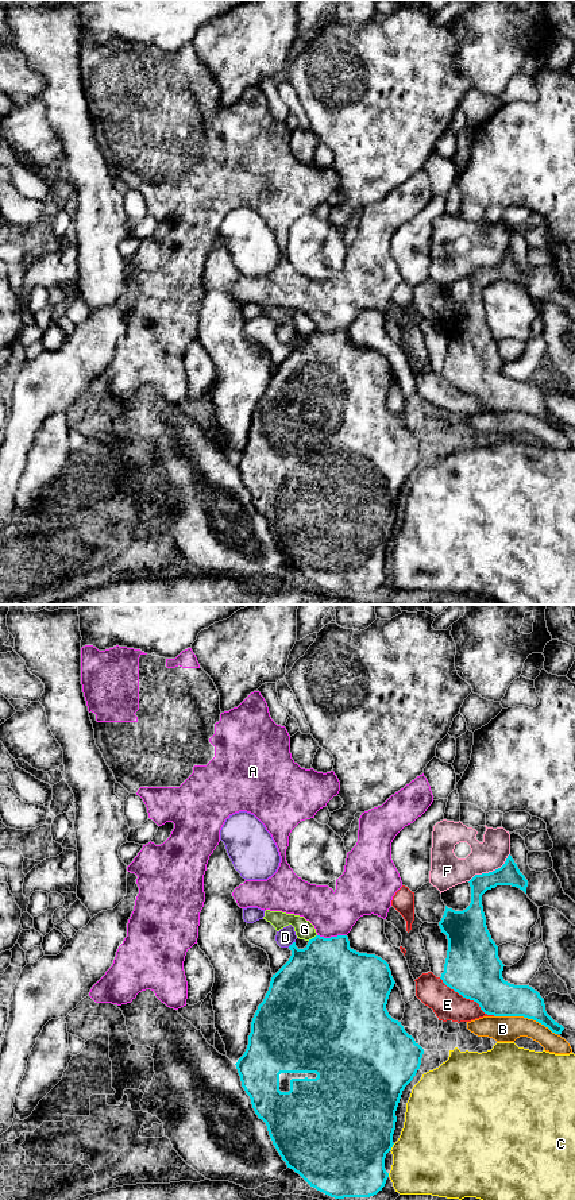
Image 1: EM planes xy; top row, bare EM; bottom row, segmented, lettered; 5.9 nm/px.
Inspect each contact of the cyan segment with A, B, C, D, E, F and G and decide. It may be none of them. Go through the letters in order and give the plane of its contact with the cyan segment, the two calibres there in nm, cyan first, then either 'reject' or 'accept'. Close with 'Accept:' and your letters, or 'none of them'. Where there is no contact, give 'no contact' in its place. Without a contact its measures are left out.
A: xy | 460/260 nm | reject
B: xy | 220/160 nm | reject
C: xy | 480/460 nm | reject
D: xy | 400/110 nm | accept
E: xy | 340/180 nm | reject
F: xy | 130/190 nm | reject
G: xy | 440/110 nm | reject
Accept: D

